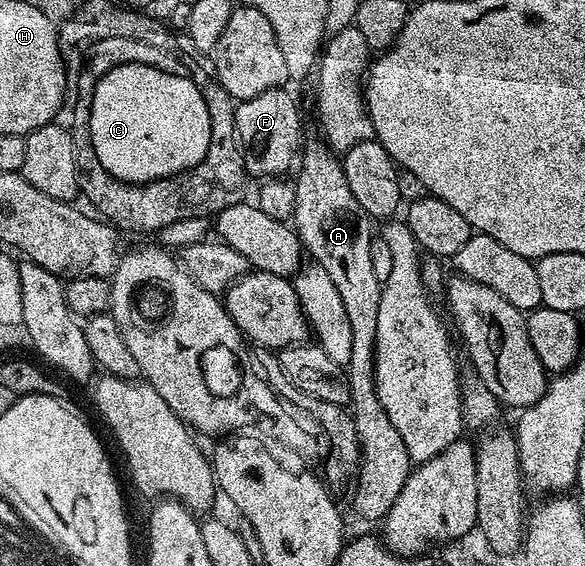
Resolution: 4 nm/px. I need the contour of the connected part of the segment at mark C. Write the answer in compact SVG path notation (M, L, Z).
M127 63L115 67L111 71L104 73L98 79L98 85L95 87L94 102L91 103L91 143L95 147L95 155L98 156L99 162L111 173L117 180L125 182L142 183L146 181L158 181L164 177L171 177L176 174L187 171L195 167L207 155L207 147L211 143L211 119L207 115L207 103L203 103L203 95L199 87L193 82L192 76L171 75L167 71L159 71L155 67L147 67L143 63Z

